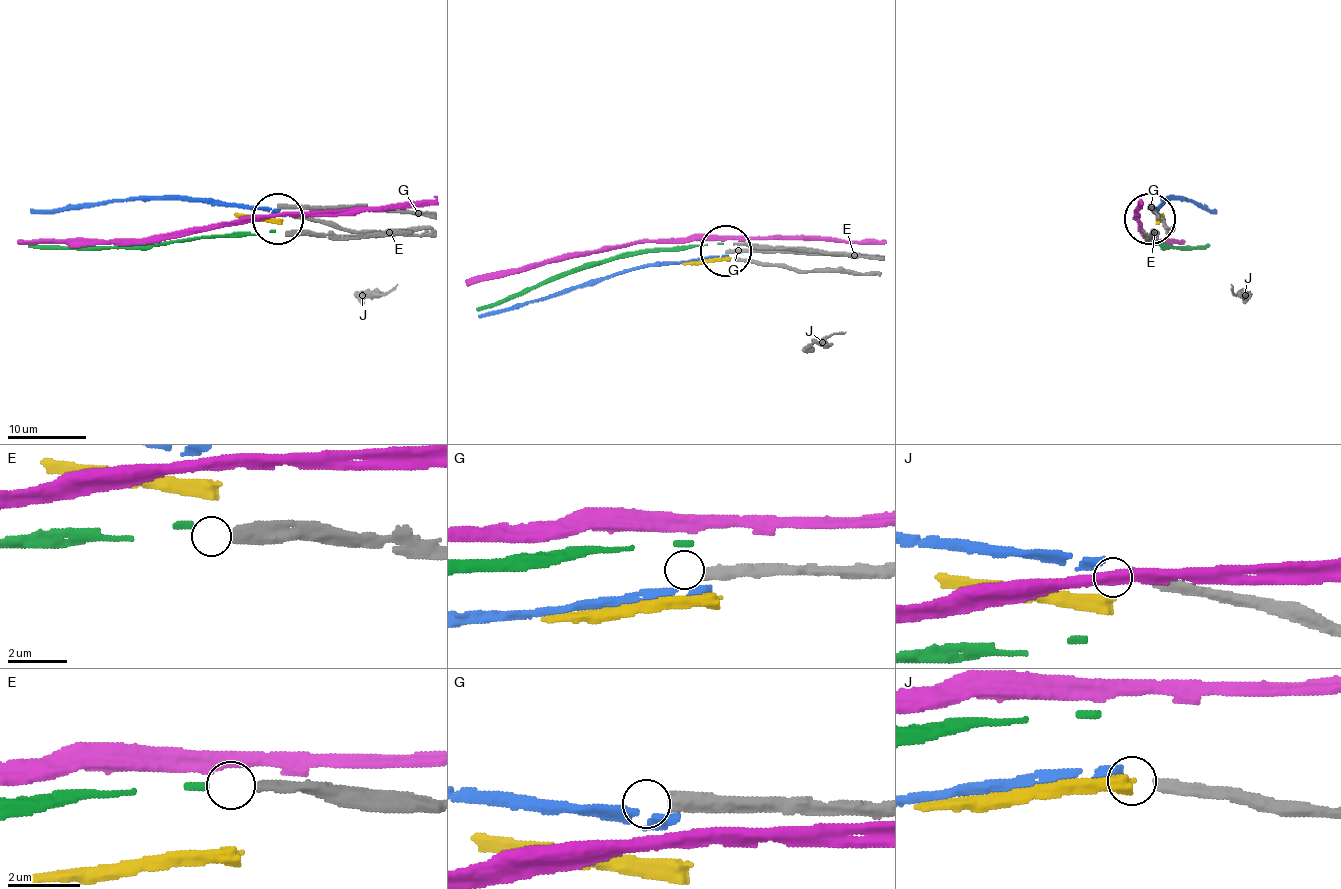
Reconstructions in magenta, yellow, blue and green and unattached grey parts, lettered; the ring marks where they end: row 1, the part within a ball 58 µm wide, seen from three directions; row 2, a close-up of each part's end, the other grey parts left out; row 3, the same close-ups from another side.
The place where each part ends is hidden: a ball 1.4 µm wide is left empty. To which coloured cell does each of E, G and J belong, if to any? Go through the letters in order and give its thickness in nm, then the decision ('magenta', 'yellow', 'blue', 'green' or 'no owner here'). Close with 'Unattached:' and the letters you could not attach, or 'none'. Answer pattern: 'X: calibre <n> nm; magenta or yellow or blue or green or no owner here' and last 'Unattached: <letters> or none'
E: calibre 320 nm; no owner here
G: calibre 400 nm; no owner here
J: calibre 280 nm; blue
Unattached: E, G

